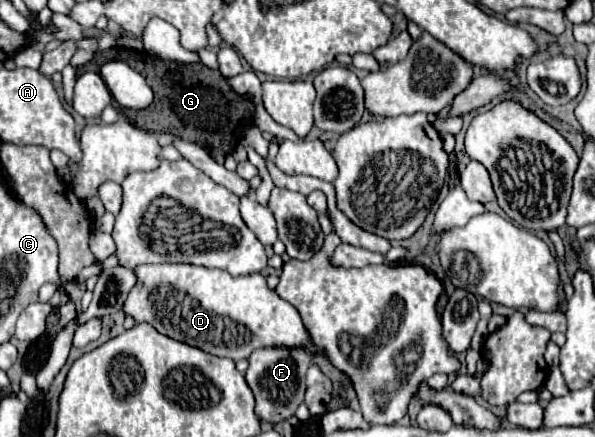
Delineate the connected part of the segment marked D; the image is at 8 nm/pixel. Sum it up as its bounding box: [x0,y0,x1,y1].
[123,264,327,360]

